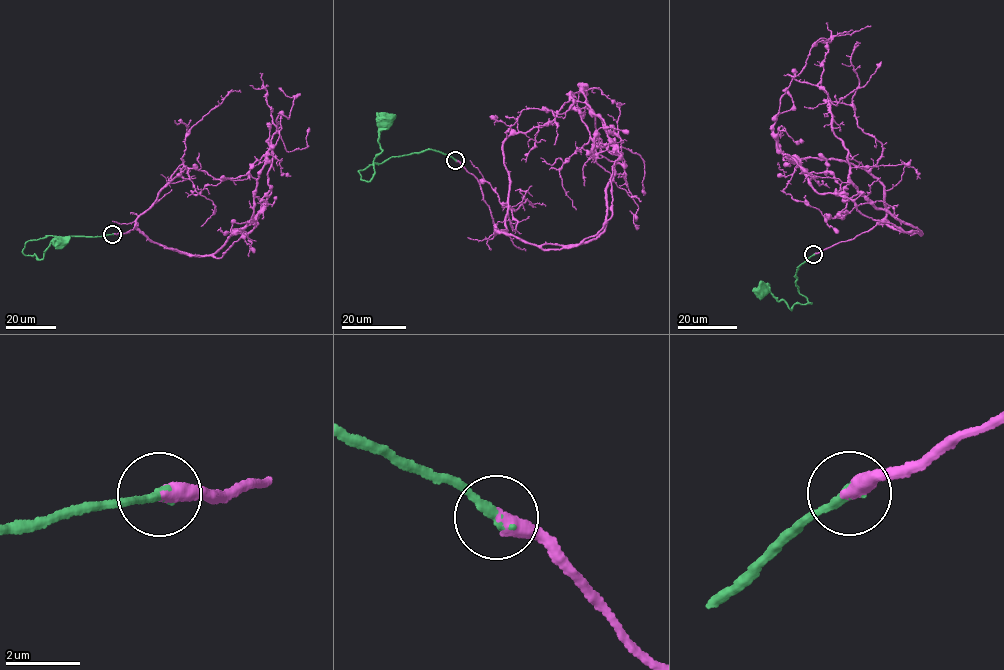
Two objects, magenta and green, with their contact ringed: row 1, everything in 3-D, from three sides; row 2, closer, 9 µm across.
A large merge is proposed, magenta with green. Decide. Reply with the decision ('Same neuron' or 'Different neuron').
Same neuron

